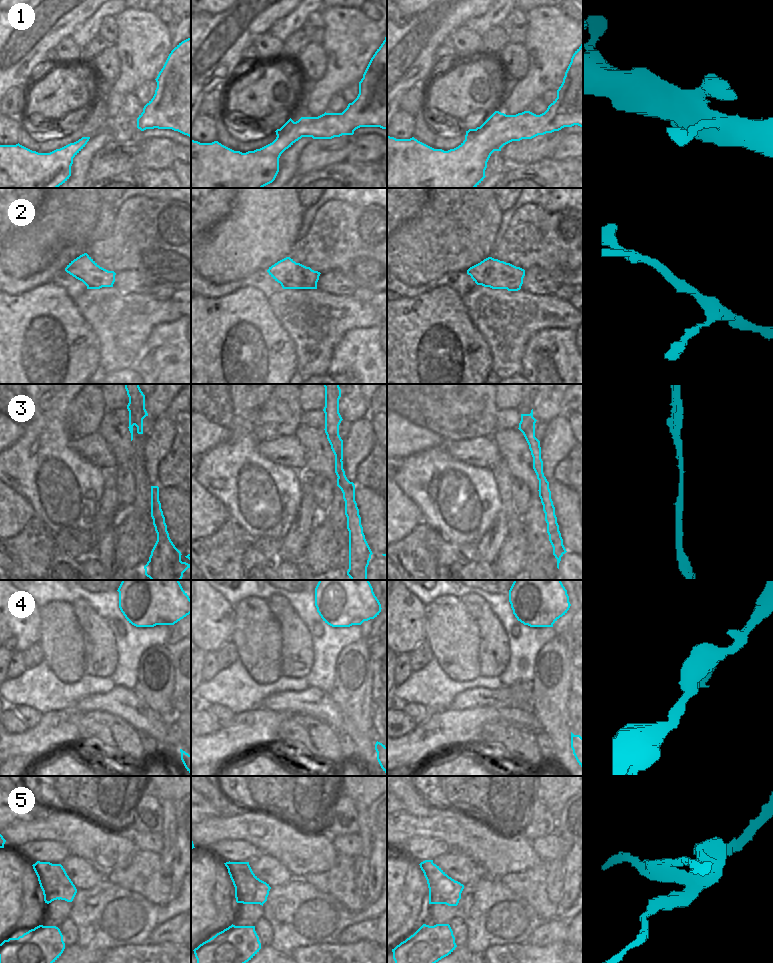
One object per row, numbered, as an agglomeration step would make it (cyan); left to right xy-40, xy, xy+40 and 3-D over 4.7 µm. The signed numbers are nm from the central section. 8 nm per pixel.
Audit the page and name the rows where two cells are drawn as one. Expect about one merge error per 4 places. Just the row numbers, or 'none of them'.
2, 5

